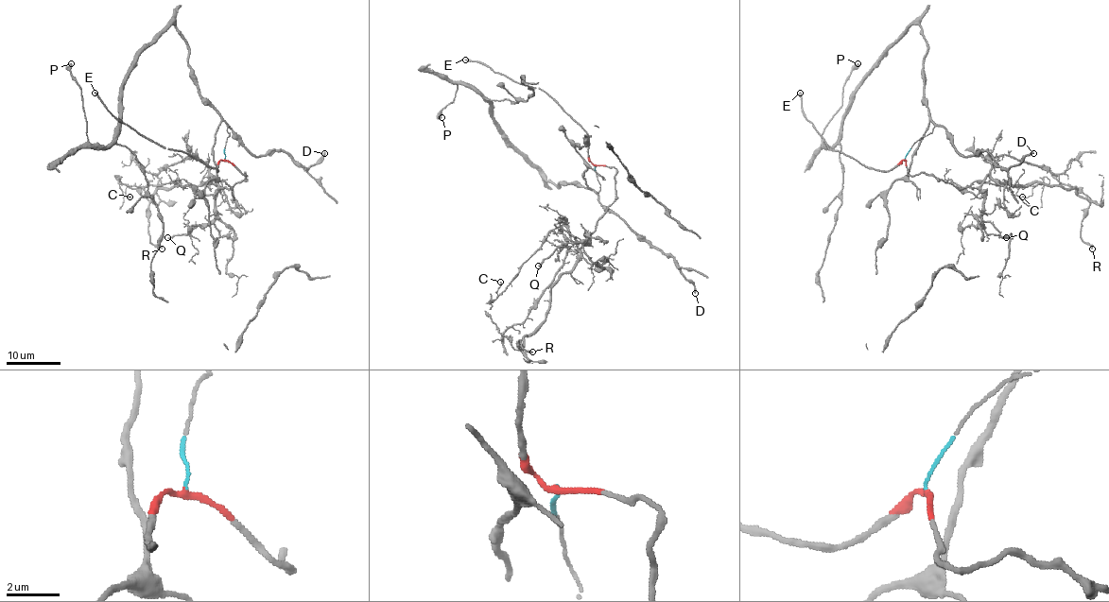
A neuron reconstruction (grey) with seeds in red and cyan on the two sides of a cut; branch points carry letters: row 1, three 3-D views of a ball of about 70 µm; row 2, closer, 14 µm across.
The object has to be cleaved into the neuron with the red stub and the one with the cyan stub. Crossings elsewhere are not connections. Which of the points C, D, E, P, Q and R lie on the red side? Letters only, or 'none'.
C, E, Q, R

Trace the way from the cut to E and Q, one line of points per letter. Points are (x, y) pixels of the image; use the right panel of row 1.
E: (904, 158), (891, 169), (875, 170), (840, 151), (829, 150), (804, 112), (799, 93)
Q: (904, 158), (909, 176), (927, 173), (957, 188), (972, 186), (979, 192), (984, 197), (982, 229), (1007, 238)

